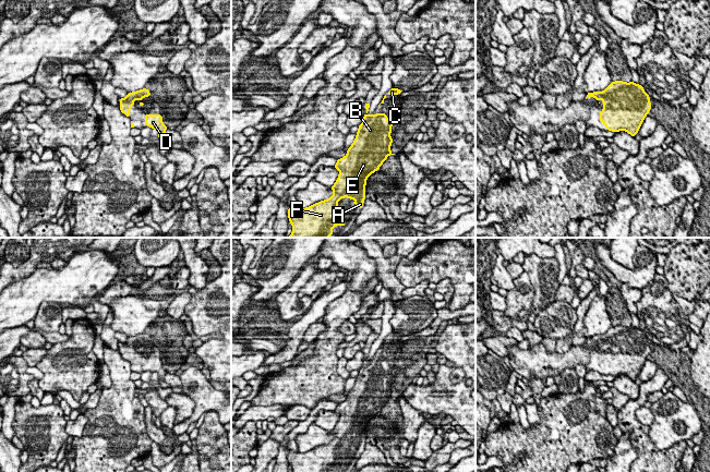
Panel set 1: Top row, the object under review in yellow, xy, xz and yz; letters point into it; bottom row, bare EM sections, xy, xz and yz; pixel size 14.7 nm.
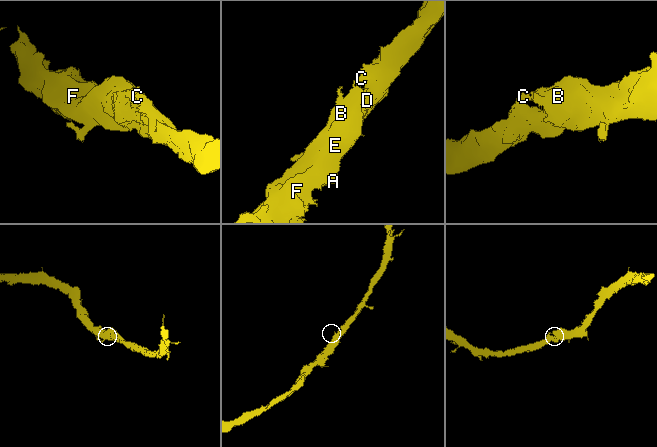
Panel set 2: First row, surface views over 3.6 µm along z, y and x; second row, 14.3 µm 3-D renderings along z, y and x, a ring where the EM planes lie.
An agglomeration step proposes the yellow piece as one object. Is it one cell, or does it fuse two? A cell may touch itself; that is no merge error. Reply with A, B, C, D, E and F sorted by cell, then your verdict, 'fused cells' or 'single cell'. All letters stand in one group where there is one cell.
A B C D E F | single cell

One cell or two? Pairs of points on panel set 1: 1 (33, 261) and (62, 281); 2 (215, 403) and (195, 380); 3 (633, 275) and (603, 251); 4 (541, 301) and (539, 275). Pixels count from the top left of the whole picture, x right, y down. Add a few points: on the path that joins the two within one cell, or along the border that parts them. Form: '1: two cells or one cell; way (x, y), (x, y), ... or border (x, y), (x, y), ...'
1: two cells; border (36, 268), (27, 276), (14, 282)
2: one cell; way (209, 398), (199, 386)
3: one cell; way (624, 275), (608, 259)
4: one cell; way (541, 294), (541, 281)

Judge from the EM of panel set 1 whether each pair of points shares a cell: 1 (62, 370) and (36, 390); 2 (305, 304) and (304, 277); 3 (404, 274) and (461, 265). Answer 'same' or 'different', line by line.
1: different
2: same
3: same

